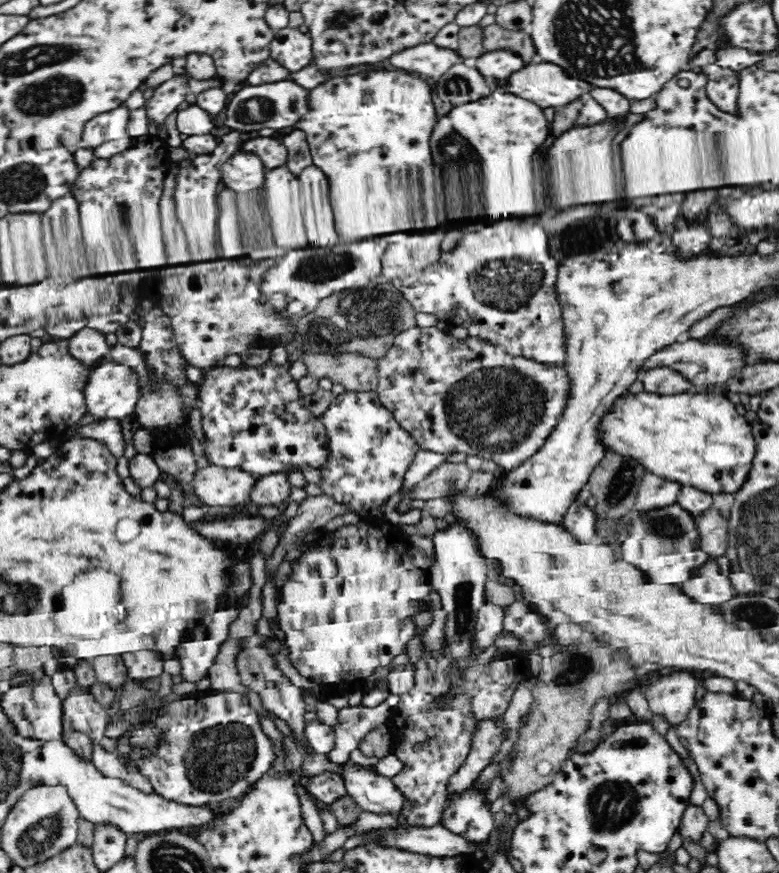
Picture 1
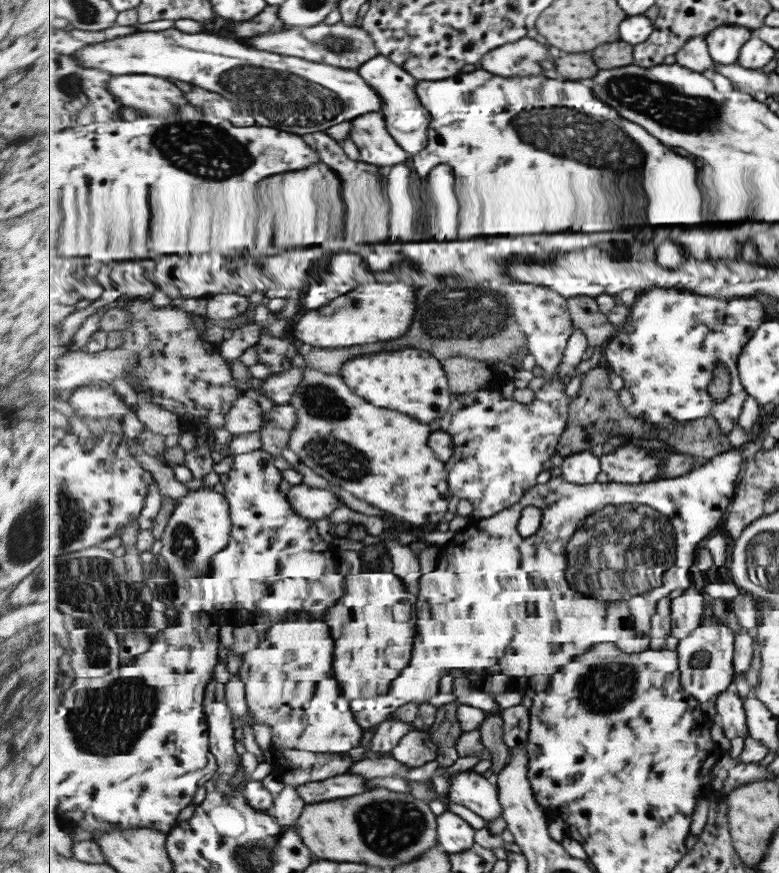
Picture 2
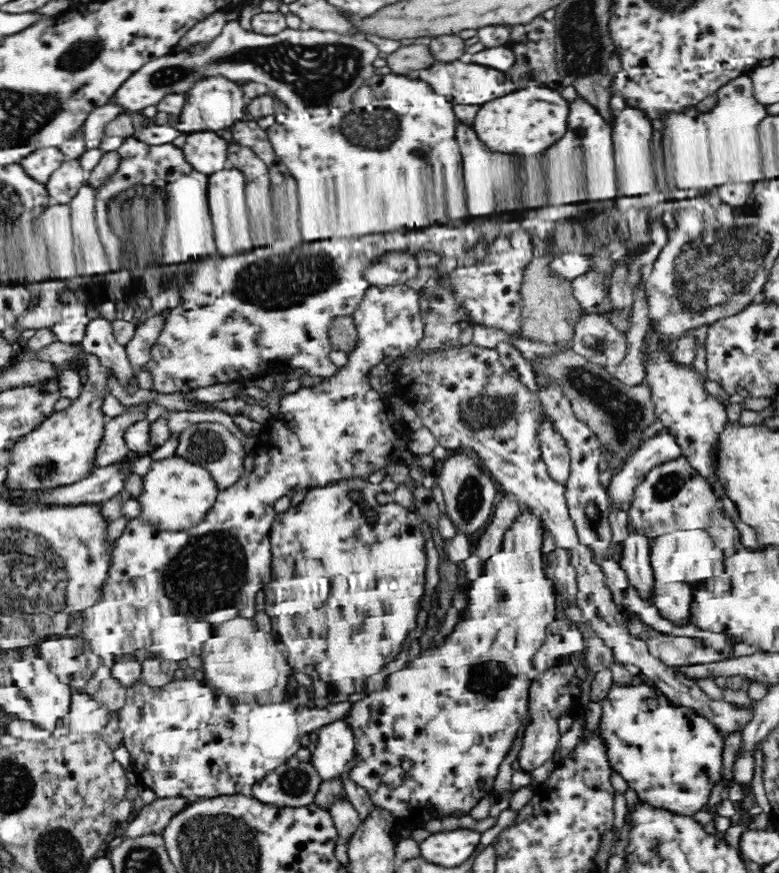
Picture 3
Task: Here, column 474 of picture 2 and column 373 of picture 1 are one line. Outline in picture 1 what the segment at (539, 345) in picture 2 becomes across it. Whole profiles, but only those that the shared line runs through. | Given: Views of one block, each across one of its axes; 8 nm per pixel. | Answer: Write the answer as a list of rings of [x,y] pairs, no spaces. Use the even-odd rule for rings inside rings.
[[[345,391],[335,396],[326,412],[322,414],[322,421],[328,429],[332,456],[330,456],[330,462],[320,472],[320,489],[323,494],[331,496],[336,502],[350,503],[356,515],[362,519],[379,520],[382,513],[378,513],[376,508],[390,496],[401,491],[404,486],[404,474],[408,472],[408,468],[414,462],[416,453],[420,449],[417,442],[400,428],[389,410],[381,405],[376,391]]]

